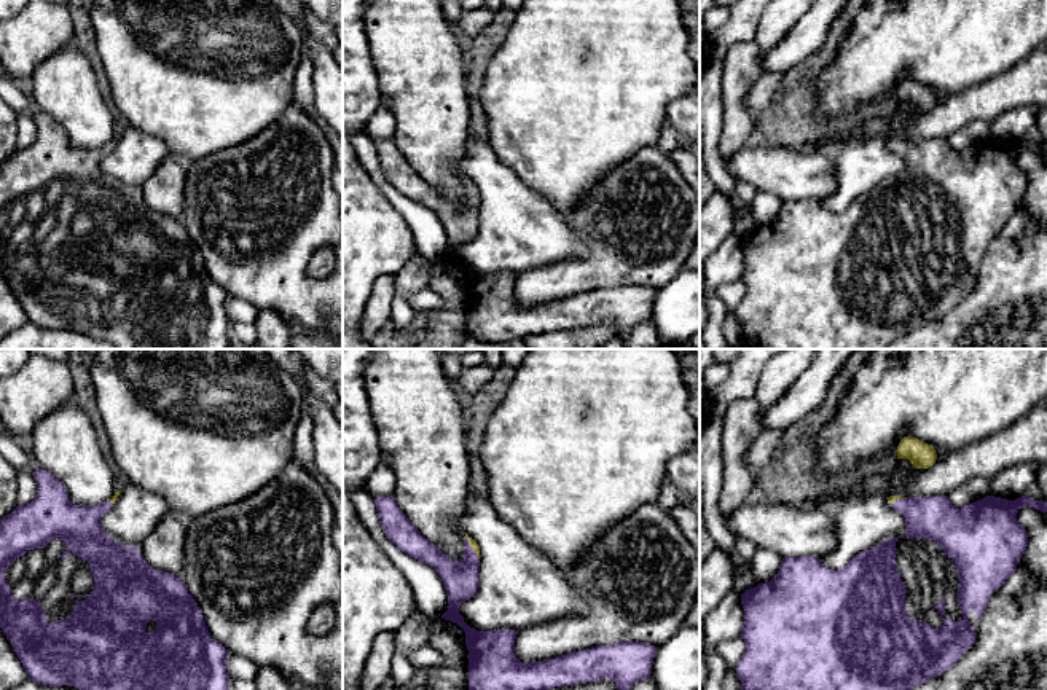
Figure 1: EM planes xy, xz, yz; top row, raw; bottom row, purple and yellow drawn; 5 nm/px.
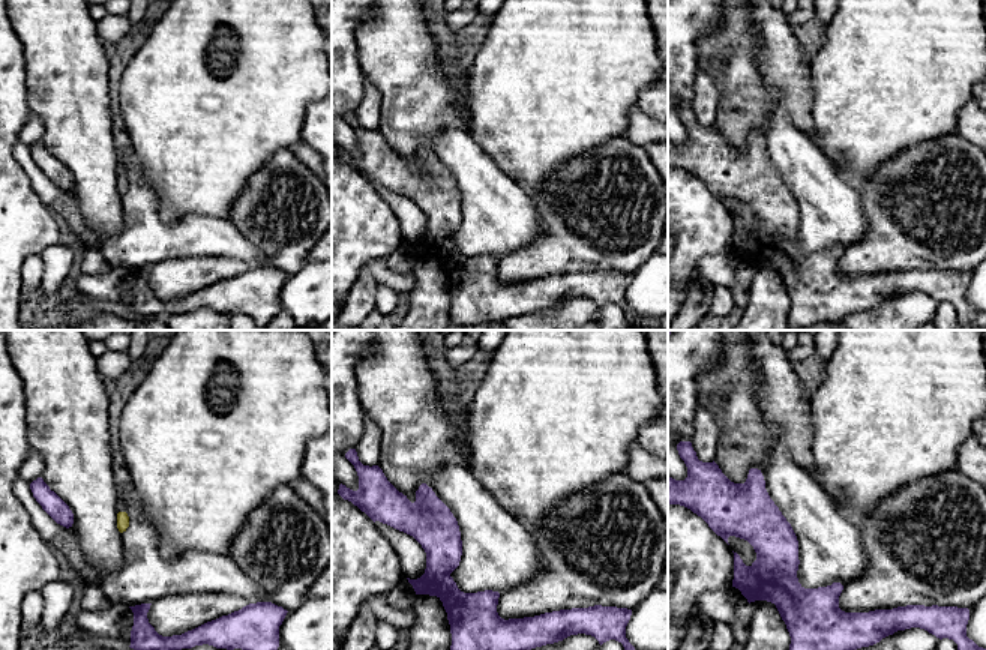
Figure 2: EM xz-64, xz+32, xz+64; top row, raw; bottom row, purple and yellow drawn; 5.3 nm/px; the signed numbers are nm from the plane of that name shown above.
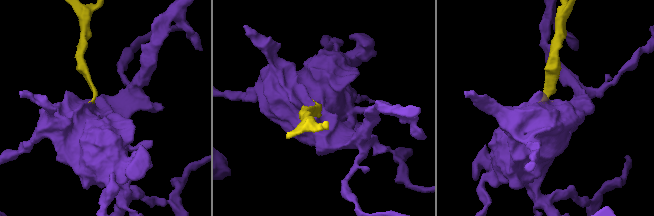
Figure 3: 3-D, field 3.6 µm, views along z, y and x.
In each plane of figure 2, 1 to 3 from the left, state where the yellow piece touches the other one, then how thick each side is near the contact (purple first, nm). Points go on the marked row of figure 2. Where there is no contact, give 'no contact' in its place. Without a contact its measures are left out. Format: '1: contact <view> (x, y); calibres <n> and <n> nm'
1: no contact
2: no contact
3: no contact

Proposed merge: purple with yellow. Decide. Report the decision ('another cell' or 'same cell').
same cell

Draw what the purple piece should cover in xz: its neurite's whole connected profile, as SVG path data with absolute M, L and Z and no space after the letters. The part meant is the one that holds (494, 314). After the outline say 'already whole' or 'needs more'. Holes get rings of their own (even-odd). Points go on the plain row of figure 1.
M392 139L378 140L374 147L387 182L440 218L449 247L441 261L457 266L465 276L470 338L500 343L602 322L614 323L625 338L636 325L650 322L657 290L645 285L623 284L521 306L515 298L515 272L476 274L457 253L480 229L478 186L465 177L464 202L457 206L421 178Z; needs more

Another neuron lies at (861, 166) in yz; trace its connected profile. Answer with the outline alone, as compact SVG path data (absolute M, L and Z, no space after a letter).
M884 139L849 140L832 153L835 191L819 204L832 212L843 212L856 198L870 193L889 180L905 178L905 161Z

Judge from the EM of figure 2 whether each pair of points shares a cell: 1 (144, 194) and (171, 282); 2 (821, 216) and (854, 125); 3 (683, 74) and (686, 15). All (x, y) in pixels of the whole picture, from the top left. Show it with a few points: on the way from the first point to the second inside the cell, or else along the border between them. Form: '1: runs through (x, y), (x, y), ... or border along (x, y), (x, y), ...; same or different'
1: border along (200, 255), (159, 260), (150, 266); different
2: border along (845, 174), (854, 182); different
3: runs through (683, 59), (683, 30); same

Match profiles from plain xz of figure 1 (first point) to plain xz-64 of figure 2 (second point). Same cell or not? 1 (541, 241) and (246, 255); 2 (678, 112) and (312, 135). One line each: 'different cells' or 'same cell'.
1: same cell
2: same cell

